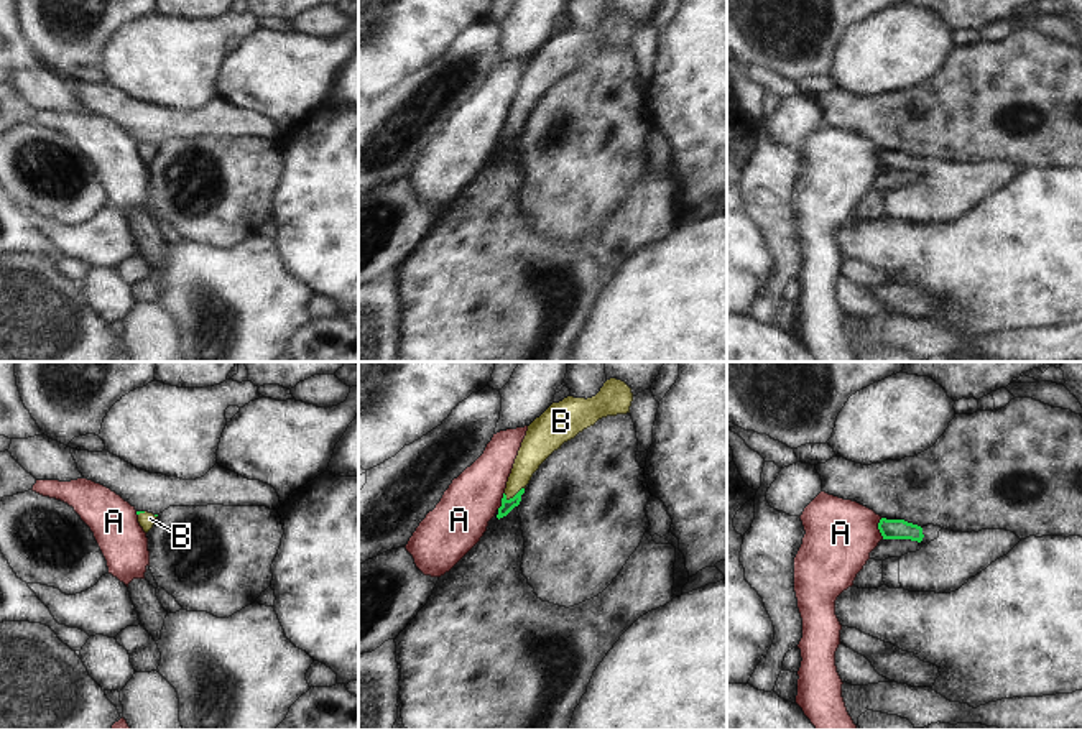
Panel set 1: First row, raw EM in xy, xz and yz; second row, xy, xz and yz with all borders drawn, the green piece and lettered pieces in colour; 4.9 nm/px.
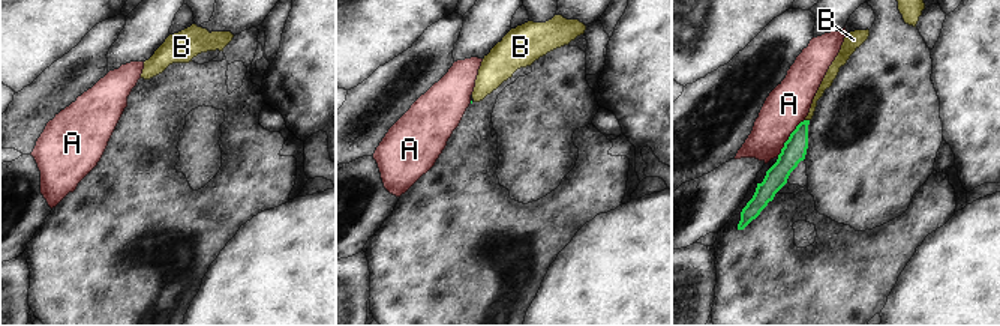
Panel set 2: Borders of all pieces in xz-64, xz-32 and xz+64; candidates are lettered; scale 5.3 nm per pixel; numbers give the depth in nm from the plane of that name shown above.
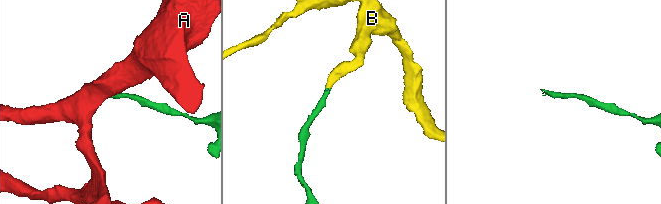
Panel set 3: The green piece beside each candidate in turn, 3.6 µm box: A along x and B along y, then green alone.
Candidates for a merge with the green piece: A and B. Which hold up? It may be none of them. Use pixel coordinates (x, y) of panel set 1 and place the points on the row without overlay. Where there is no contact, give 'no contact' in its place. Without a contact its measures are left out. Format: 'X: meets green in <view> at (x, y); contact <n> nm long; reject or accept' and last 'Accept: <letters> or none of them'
A: meets green in yz at (878, 160); contact 110 nm long; reject
B: meets green in xz at (515, 127); contact 110 nm long; accept
Accept: B

